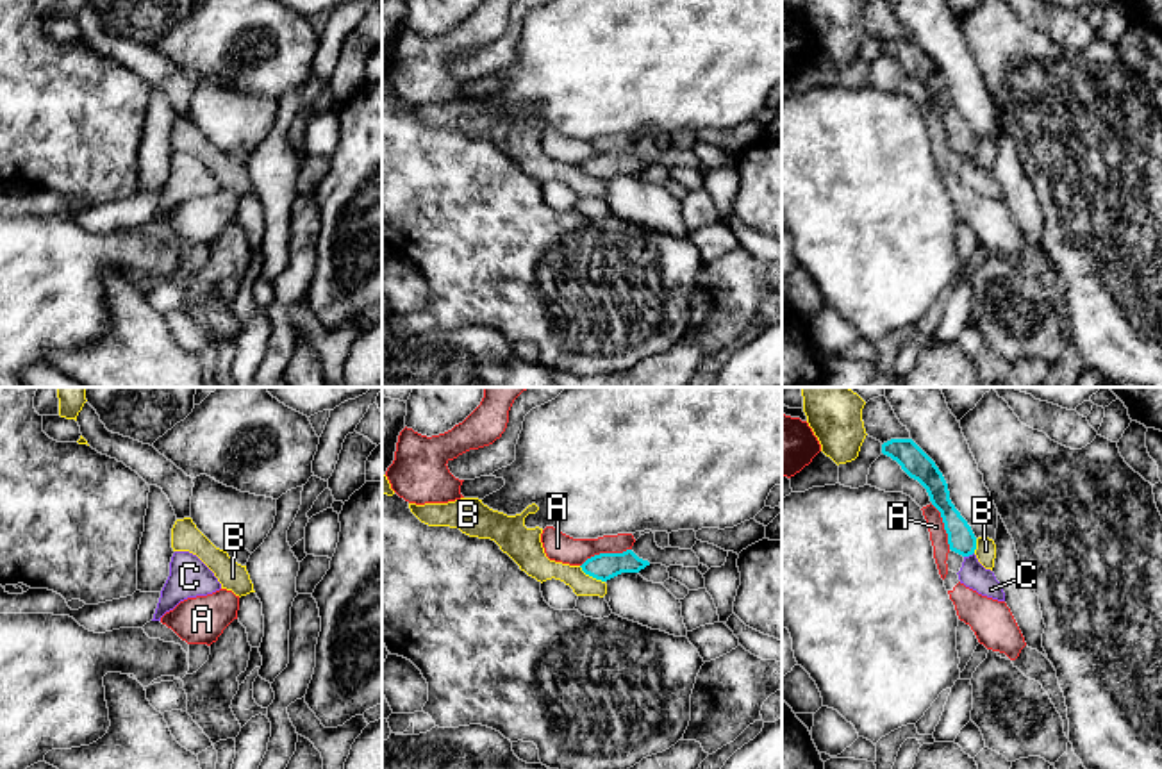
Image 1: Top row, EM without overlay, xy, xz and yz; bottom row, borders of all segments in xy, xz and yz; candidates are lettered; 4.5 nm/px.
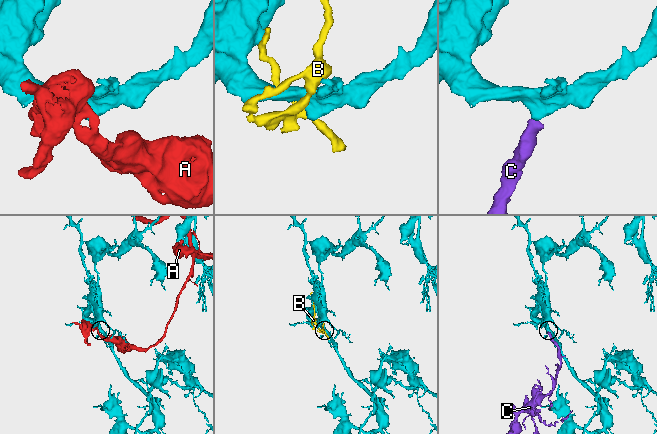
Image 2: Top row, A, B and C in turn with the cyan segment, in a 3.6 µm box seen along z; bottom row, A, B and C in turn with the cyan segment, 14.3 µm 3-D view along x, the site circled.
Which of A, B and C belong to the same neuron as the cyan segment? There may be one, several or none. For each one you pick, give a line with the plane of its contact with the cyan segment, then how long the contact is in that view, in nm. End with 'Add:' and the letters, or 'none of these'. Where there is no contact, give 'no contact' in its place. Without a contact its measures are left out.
C: meets cyan in yz; contact 50 nm long
Add: C

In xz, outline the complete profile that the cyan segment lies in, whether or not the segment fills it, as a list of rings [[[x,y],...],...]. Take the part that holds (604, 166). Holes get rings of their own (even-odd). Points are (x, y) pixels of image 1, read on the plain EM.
[[[632,150],[623,153],[600,153],[587,159],[580,168],[585,175],[607,182],[621,173],[639,173],[650,166],[648,161],[639,159]]]

